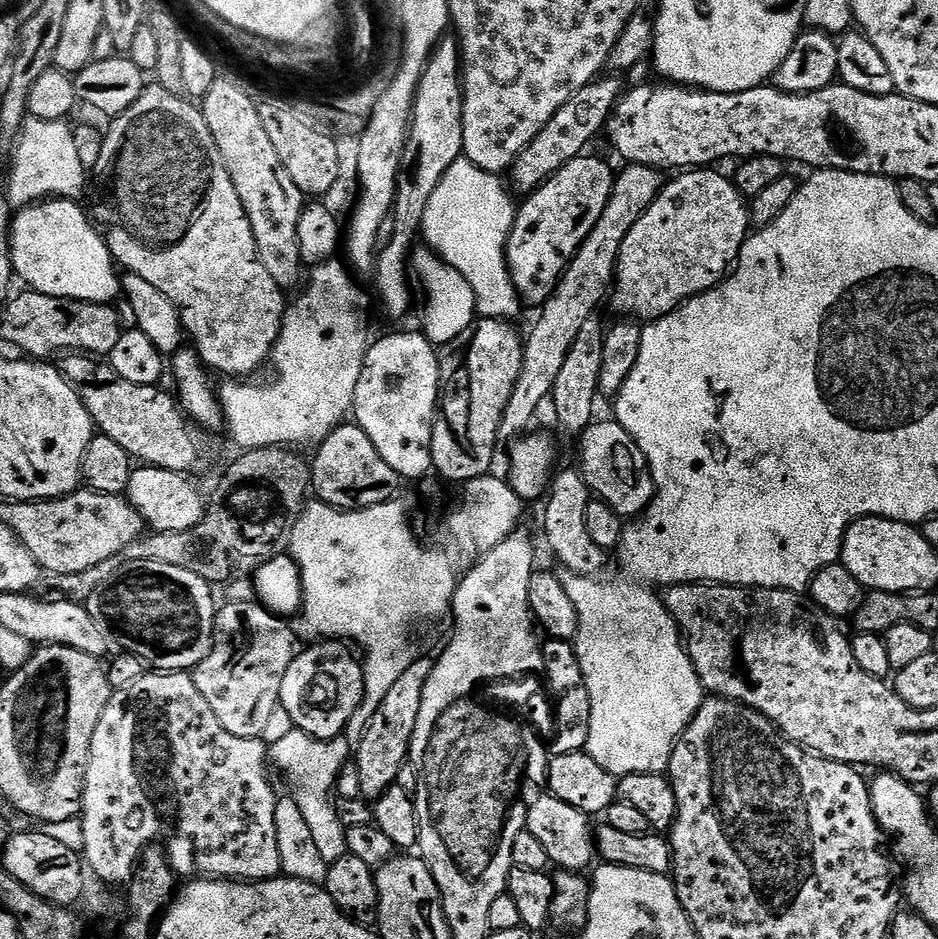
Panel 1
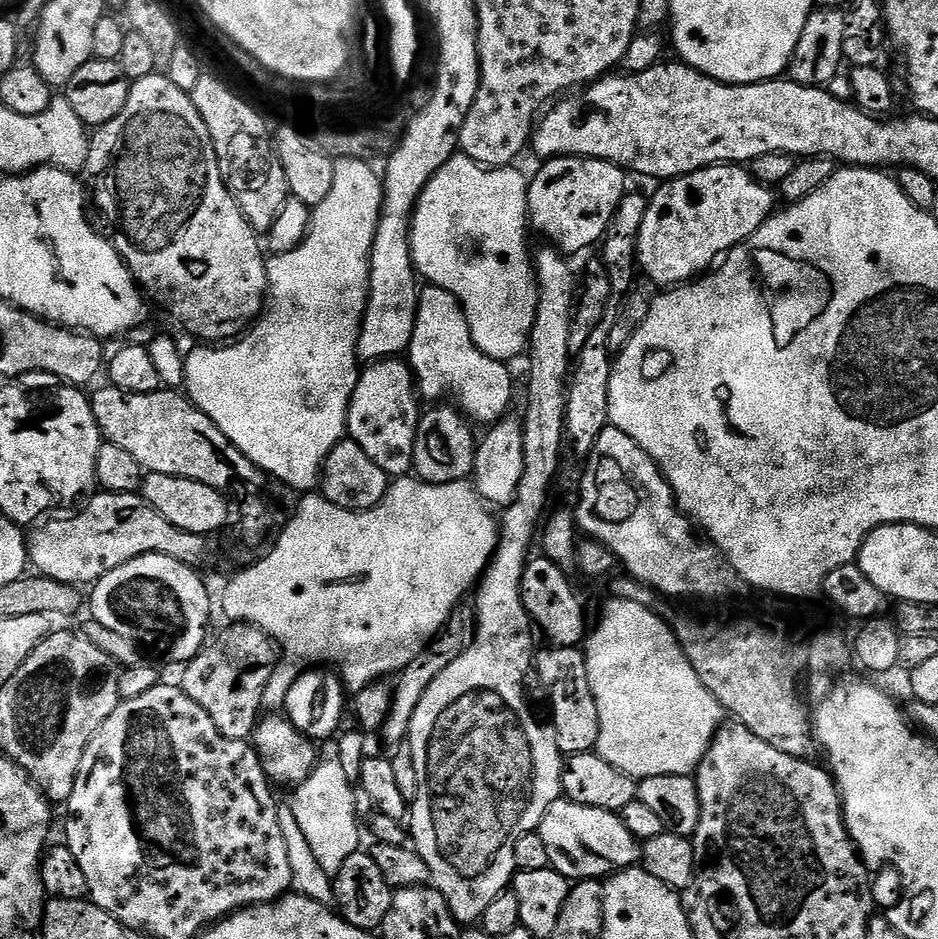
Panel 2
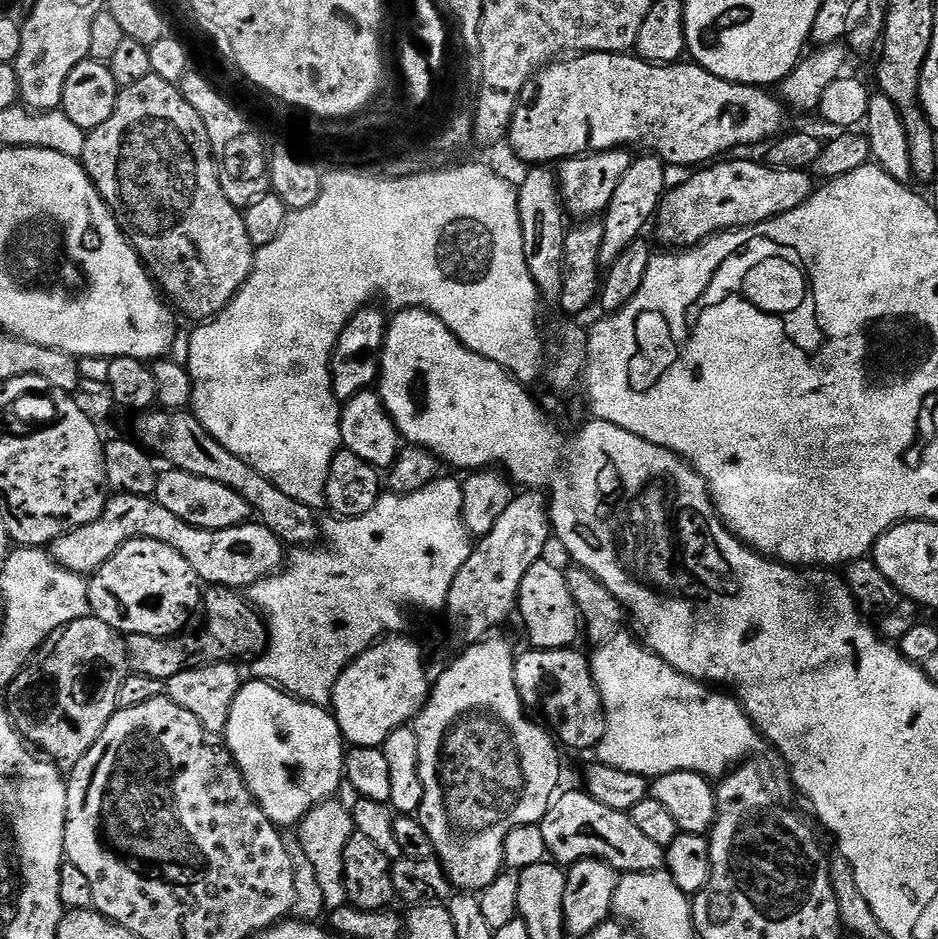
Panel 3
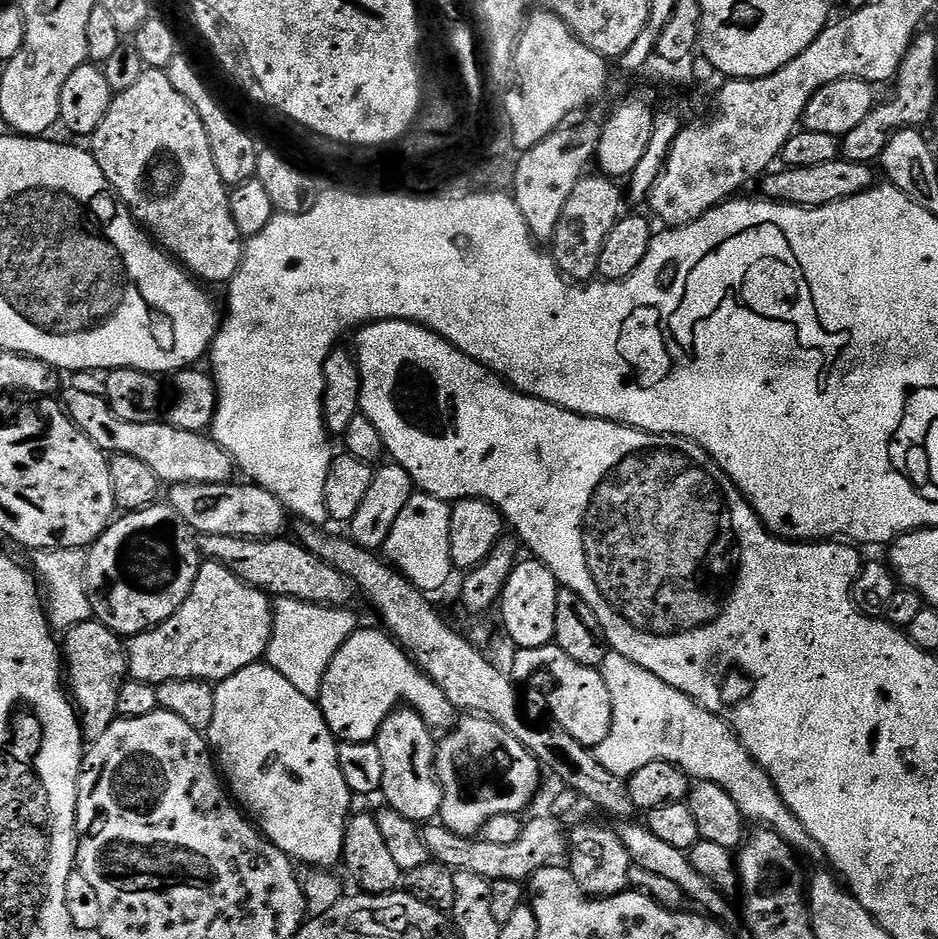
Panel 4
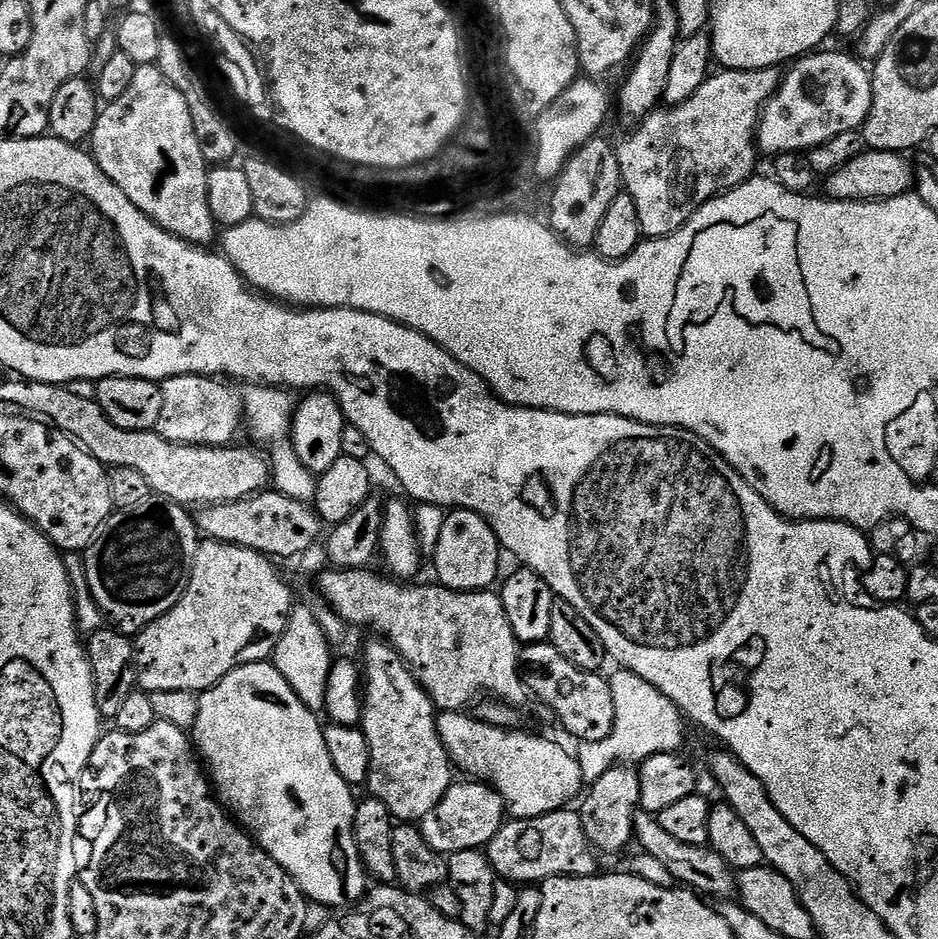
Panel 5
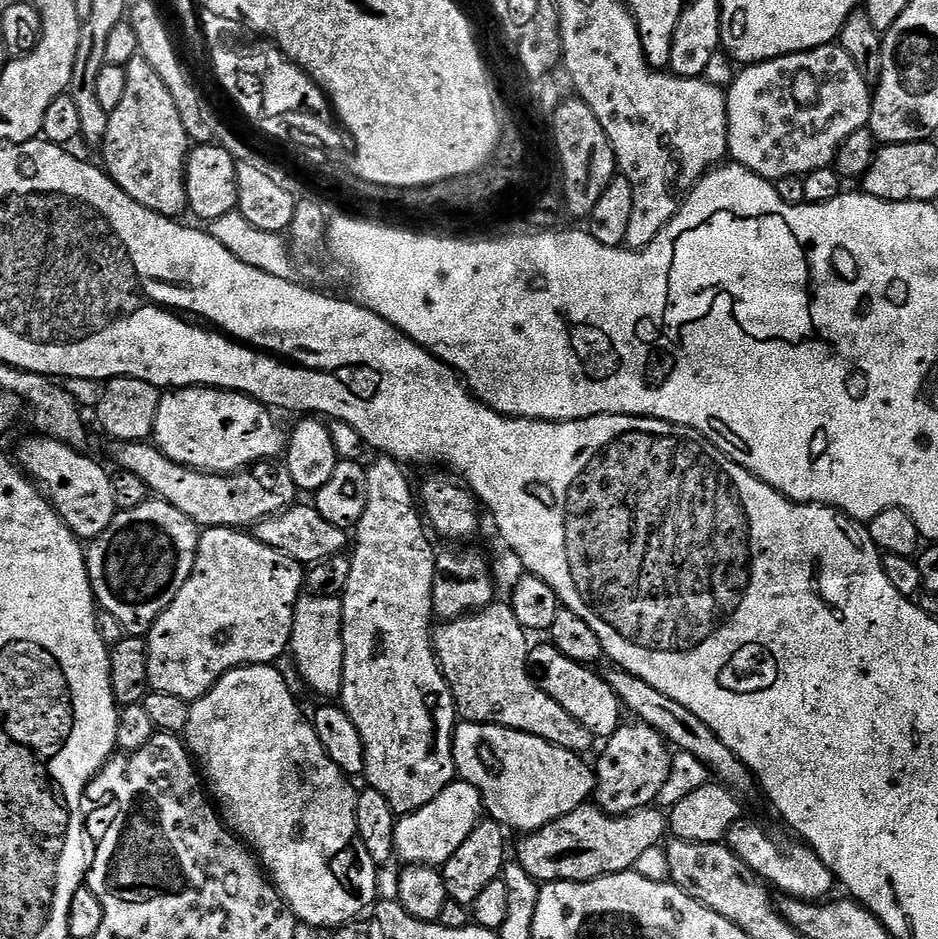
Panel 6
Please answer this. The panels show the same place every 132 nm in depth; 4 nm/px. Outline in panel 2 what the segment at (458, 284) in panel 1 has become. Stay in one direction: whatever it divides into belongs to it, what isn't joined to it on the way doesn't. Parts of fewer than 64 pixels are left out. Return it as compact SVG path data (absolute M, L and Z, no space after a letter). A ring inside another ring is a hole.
M432 286L421 295L414 338L408 347L406 360L416 378L419 395L425 401L439 401L436 399L446 395L452 388L459 411L469 421L477 420L483 426L491 426L505 415L504 407L512 400L509 365L505 361L490 358L483 349L477 347L472 340L472 327L468 325L464 308L453 292Z

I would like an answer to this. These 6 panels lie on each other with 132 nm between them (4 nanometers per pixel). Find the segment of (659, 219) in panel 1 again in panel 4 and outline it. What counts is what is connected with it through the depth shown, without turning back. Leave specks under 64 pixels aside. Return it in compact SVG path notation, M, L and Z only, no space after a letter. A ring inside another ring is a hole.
M843 158L834 162L826 162L823 166L785 167L784 172L776 171L769 171L763 177L763 195L767 199L781 204L793 204L799 208L821 208L827 204L833 204L839 200L862 194L877 183L877 169L872 164L863 164L862 162L854 162Z

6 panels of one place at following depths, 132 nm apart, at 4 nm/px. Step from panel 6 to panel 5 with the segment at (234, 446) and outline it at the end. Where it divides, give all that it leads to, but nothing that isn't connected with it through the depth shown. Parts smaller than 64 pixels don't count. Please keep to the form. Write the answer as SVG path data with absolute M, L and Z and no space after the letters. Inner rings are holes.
M172 376L160 384L162 390L162 414L155 431L162 438L179 444L222 448L242 432L244 406L239 395L227 388L225 381L210 376Z

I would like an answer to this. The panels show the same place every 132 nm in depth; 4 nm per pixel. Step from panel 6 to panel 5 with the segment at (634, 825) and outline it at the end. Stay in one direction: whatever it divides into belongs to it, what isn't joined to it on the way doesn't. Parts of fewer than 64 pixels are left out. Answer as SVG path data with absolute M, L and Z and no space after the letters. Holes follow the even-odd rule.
M561 810L525 820L505 819L498 834L490 838L486 851L497 877L517 886L536 886L559 876L594 876L598 872L598 853L586 838L576 810Z

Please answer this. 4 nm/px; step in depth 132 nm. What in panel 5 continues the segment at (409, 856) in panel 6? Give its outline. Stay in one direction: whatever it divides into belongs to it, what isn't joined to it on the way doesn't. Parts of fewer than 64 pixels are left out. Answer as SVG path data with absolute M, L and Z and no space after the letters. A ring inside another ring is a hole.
M483 782L464 783L468 784L453 783L441 801L418 824L426 842L445 854L483 849L490 838L498 834L506 819L504 800L493 788Z

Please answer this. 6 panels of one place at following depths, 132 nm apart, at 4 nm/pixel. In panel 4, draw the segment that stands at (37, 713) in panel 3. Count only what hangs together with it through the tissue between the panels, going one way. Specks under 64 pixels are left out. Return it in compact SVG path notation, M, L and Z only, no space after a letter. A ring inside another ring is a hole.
M91 618L63 633L62 660L66 665L66 688L78 709L85 737L96 740L106 734L112 721L117 719L118 690L122 690L124 681L129 679L125 641L99 620Z

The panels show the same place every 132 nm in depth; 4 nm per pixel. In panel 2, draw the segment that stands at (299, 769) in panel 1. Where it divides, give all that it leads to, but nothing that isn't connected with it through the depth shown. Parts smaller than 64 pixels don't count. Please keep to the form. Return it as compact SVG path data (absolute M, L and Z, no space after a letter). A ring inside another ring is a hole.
M332 745L325 752L323 749L310 776L295 785L292 800L288 802L302 834L306 837L306 842L310 845L310 850L313 851L314 858L322 870L333 878L346 862L346 858L359 851L361 847L358 828L360 817L354 810L354 782L353 779L351 782L349 776L349 769L342 766L339 749Z

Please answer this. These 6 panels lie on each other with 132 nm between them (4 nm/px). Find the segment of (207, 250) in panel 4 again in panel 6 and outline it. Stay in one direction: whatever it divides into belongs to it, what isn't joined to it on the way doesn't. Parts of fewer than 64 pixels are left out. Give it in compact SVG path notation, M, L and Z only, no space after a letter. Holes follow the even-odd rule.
M139 54L126 66L126 91L122 93L122 103L118 110L108 113L102 151L104 171L127 196L134 198L134 202L146 206L152 212L173 218L179 217L179 212L183 213L187 209L184 164L188 160L190 141L186 134L186 126L182 126L182 114L178 114L178 106L174 106L174 98L170 90L166 90L166 82L158 78L154 66L150 66L150 62L146 62Z

